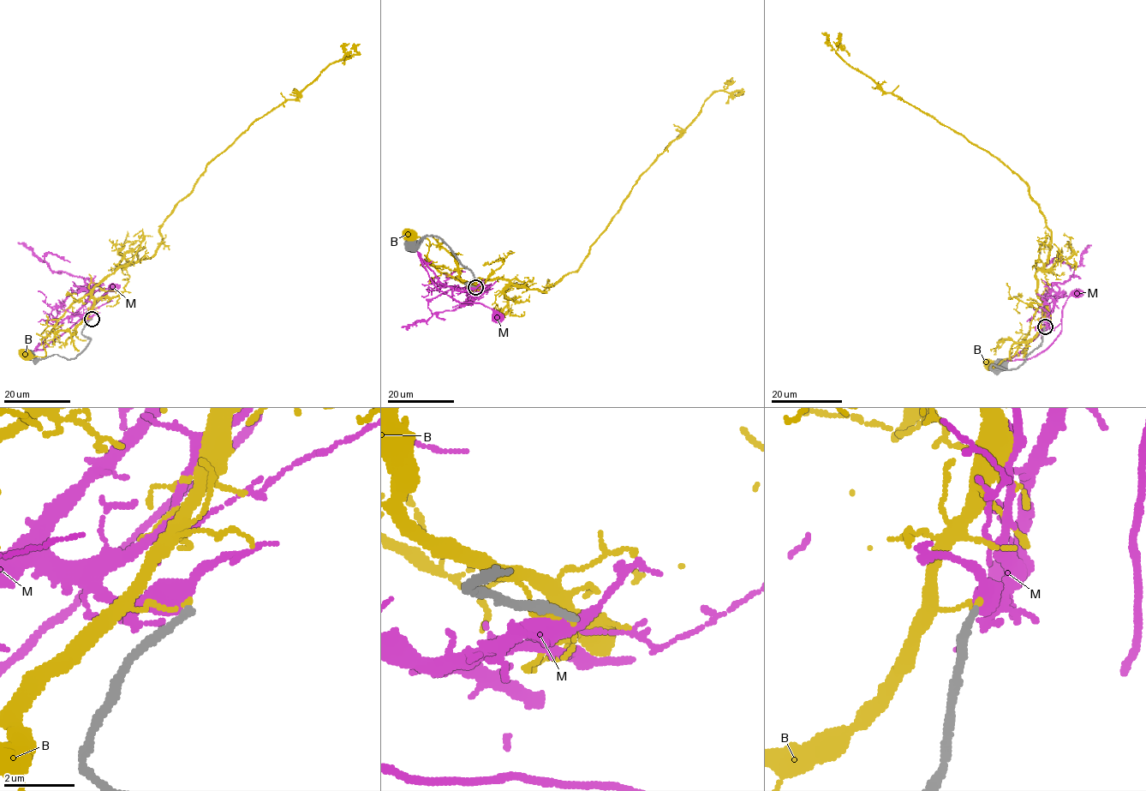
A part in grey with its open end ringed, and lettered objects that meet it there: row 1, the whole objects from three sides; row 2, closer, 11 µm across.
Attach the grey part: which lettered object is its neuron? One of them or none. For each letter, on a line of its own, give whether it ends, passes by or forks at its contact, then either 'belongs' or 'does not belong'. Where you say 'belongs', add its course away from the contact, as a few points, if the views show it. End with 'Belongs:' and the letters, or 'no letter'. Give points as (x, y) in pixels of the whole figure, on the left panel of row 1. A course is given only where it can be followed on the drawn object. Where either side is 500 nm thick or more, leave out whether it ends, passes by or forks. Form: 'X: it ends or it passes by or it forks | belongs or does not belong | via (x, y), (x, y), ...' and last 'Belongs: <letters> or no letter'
B: it ends | does not belong
M: it passes by | does not belong
Belongs: no letter

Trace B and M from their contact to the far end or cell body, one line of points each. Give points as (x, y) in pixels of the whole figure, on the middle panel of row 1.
B: (475, 287), (503, 278), (546, 292), (575, 272), (702, 104), (719, 91), (743, 92)
M: (474, 287), (456, 290), (447, 286), (418, 254), (439, 290), (460, 302), (481, 303), (492, 310), (499, 322)

